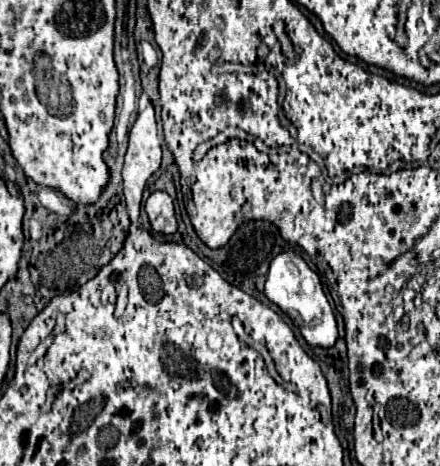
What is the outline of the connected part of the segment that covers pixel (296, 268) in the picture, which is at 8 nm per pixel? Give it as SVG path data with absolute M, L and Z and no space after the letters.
M284 250L272 258L266 274L264 294L272 304L276 304L284 314L288 314L288 318L300 328L300 334L310 346L330 348L336 344L336 338L338 338L336 318L322 290L320 278L308 266L308 262L302 256L298 256L294 250Z

